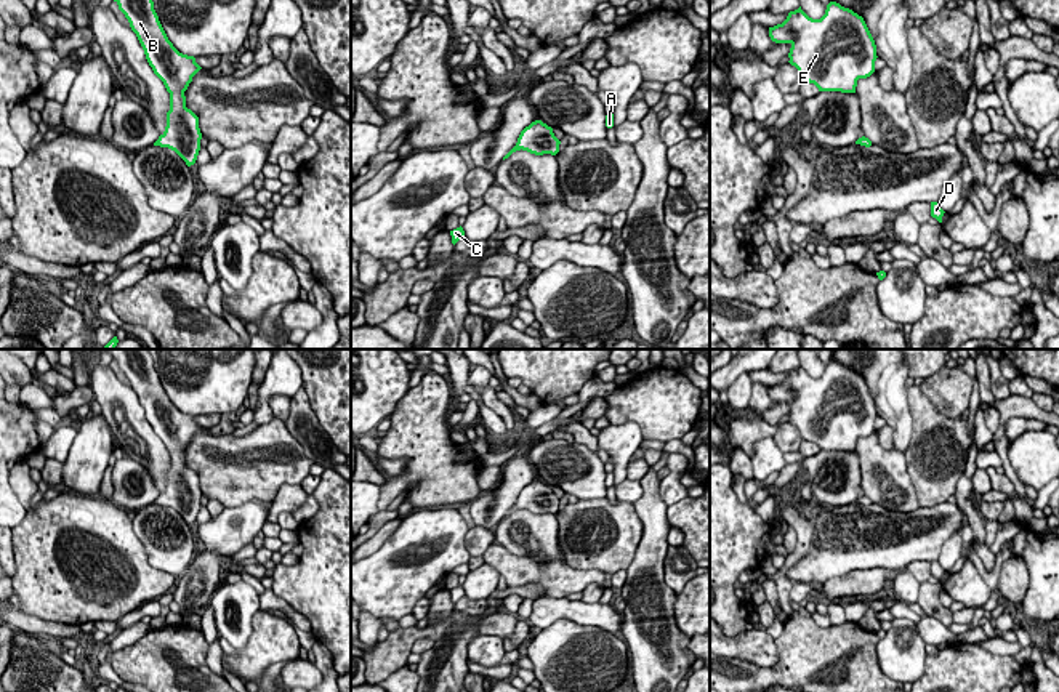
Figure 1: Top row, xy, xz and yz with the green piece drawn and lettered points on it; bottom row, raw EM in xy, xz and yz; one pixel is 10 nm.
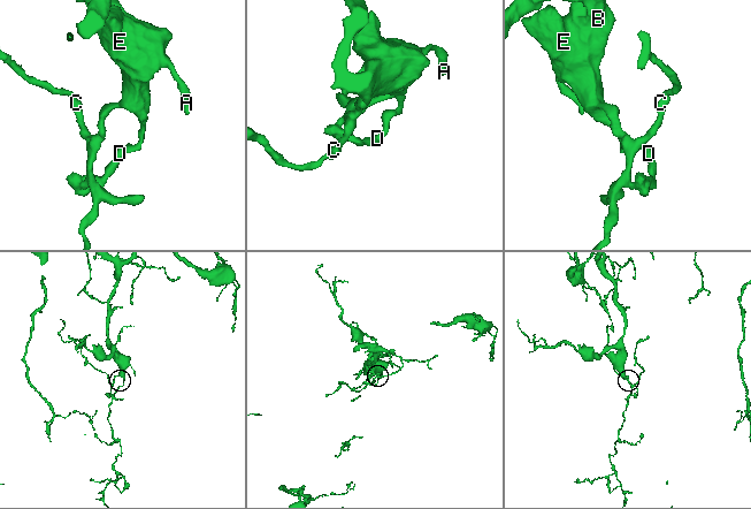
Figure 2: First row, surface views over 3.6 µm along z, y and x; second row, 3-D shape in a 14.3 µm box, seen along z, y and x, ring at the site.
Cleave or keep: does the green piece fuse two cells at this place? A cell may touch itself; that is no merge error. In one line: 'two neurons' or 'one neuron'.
one neuron

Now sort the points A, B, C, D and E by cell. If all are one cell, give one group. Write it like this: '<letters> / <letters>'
A B C D E

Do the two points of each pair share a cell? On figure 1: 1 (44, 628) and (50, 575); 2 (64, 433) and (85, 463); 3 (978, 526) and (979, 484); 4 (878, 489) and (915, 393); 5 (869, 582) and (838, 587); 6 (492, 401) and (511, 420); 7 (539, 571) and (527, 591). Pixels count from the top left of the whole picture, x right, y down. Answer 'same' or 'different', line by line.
1: different
2: different
3: different
4: different
5: same
6: same
7: different

